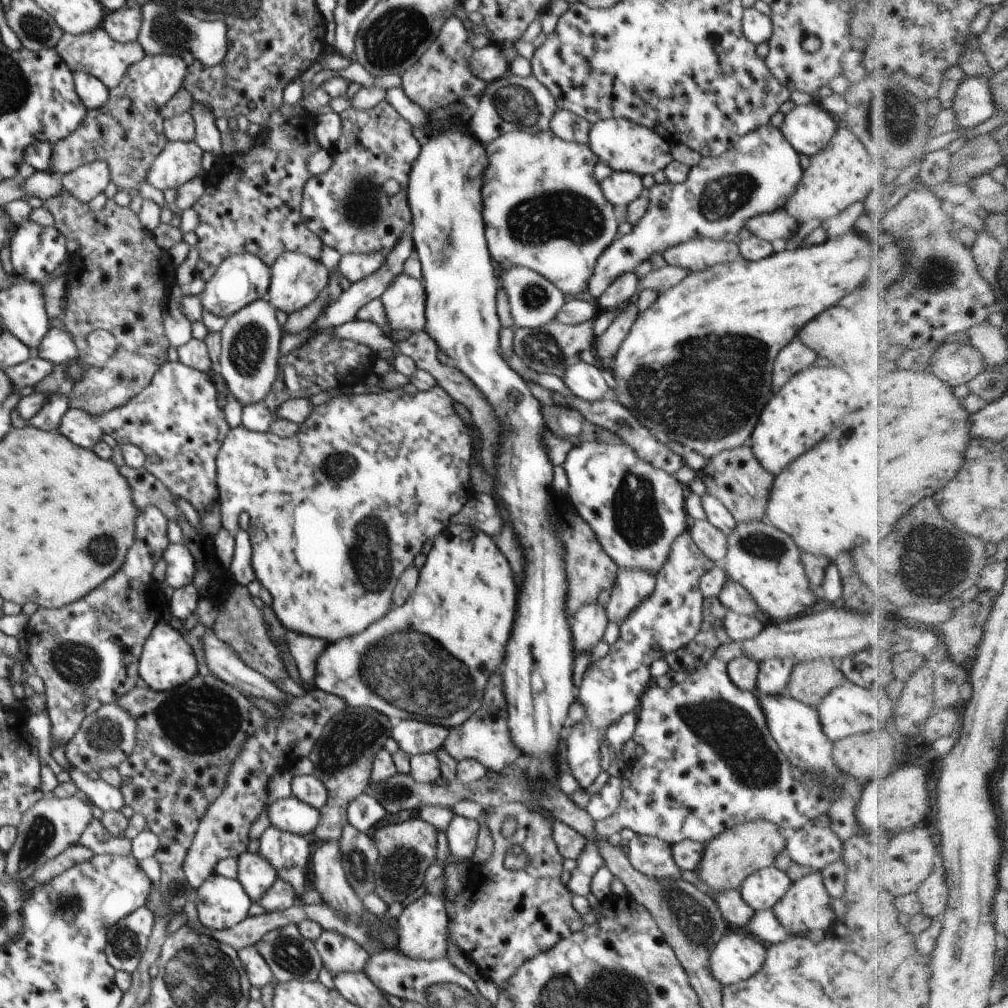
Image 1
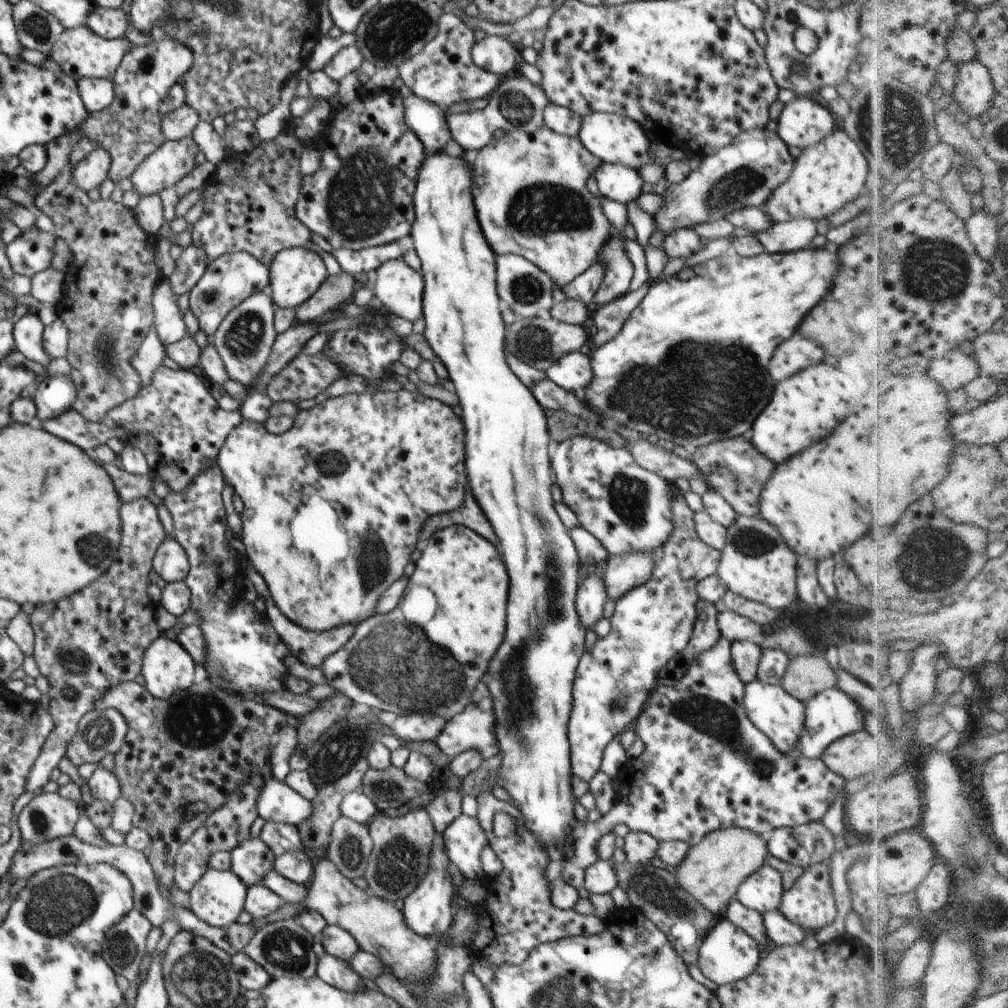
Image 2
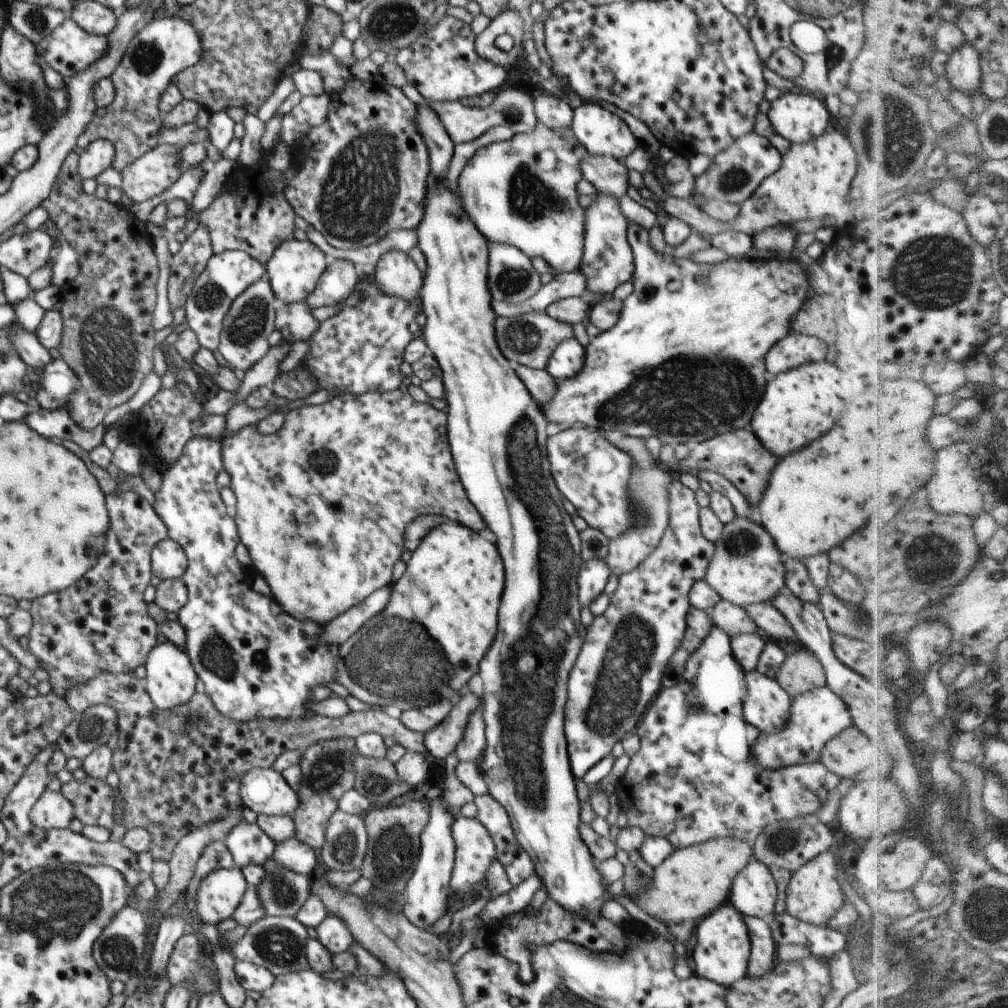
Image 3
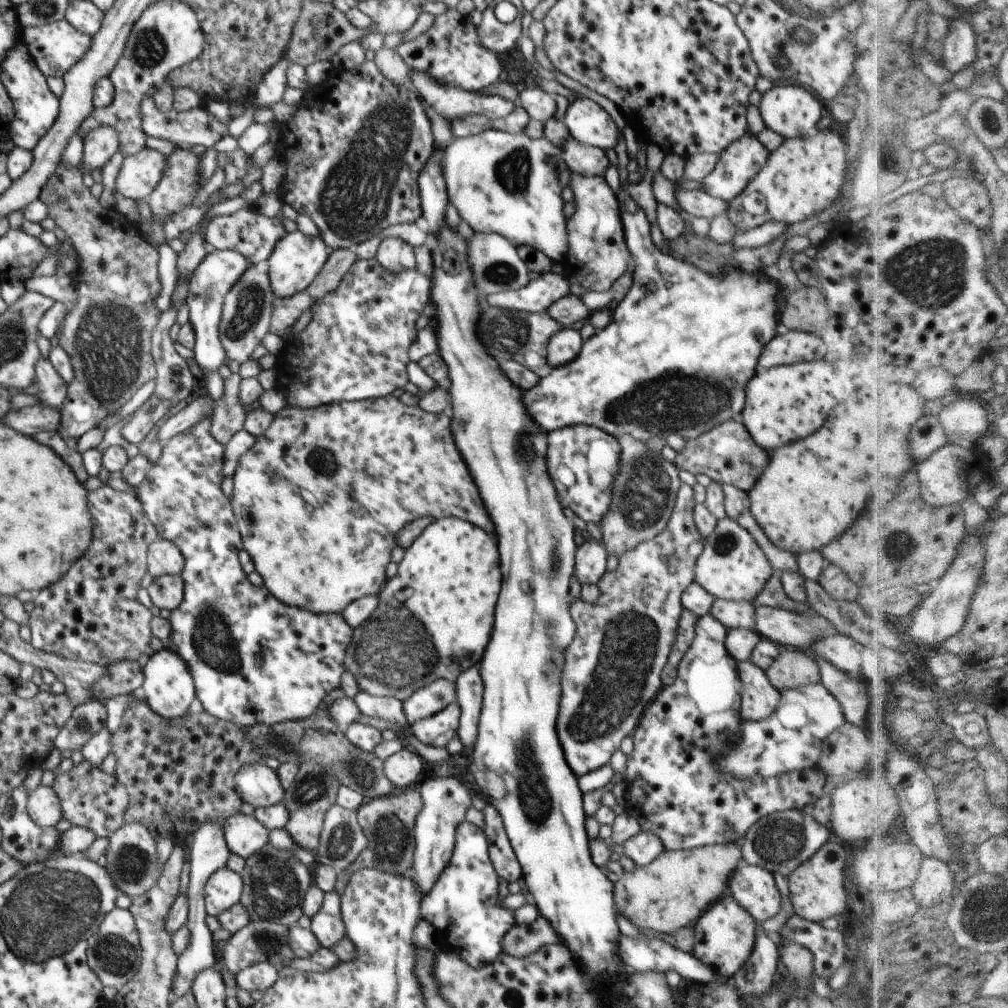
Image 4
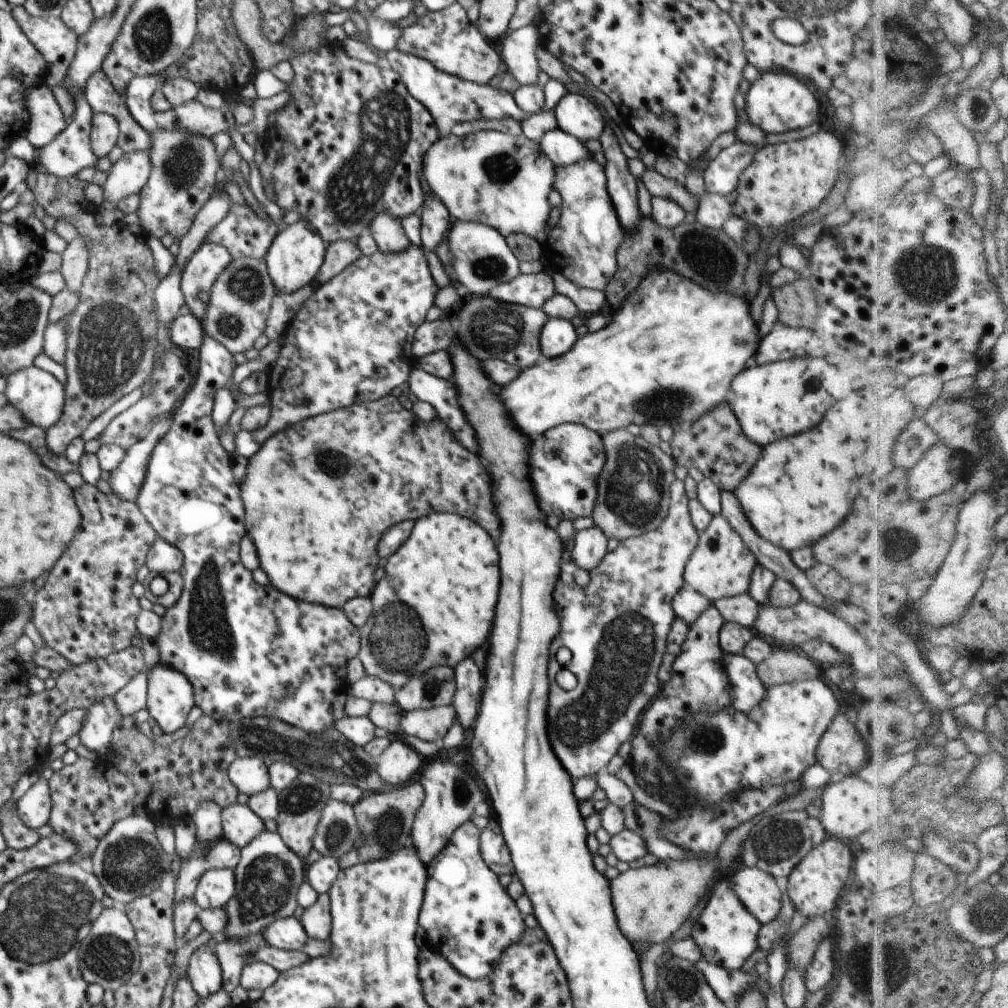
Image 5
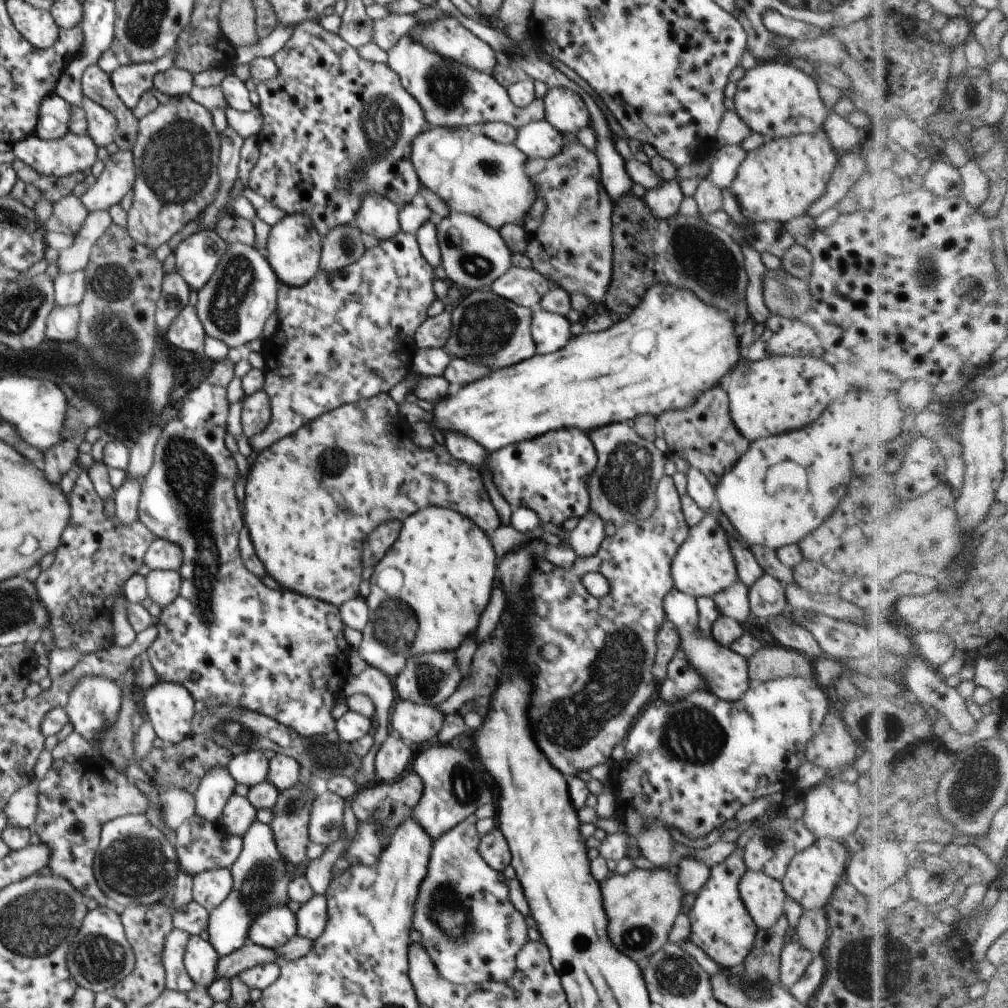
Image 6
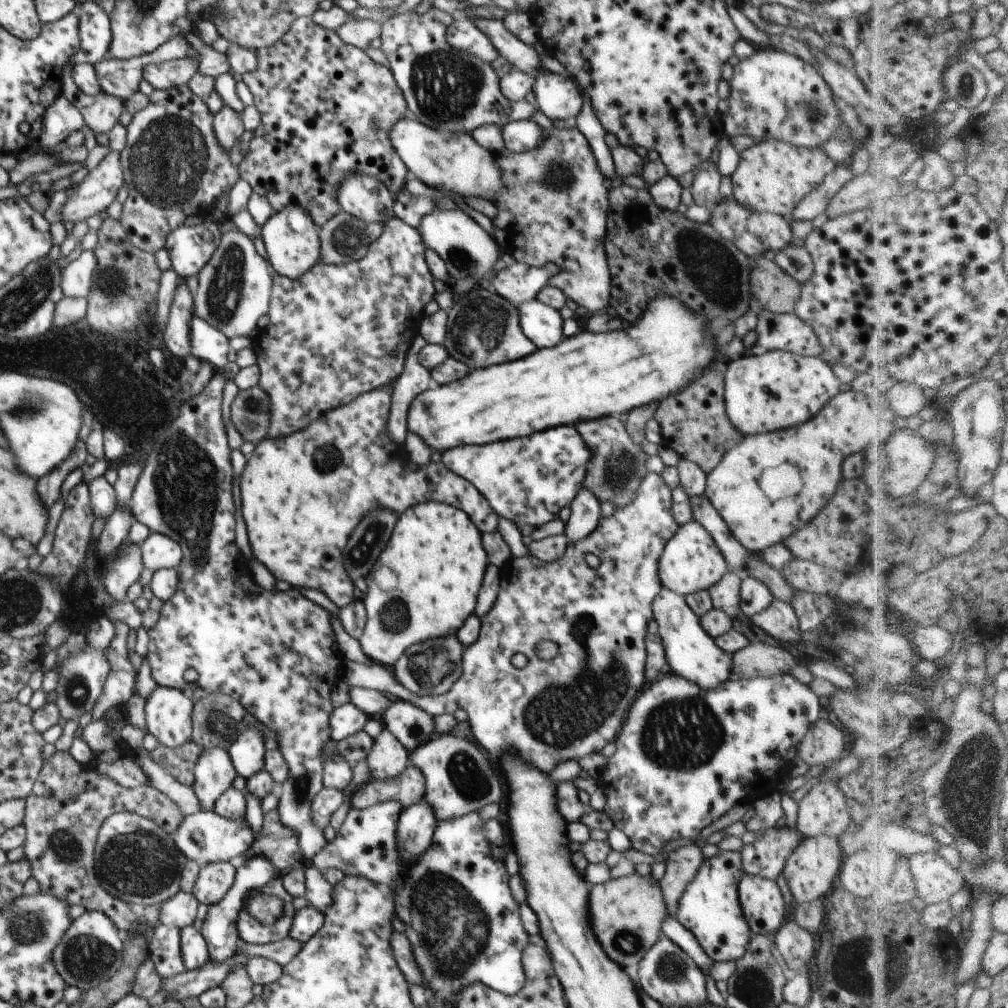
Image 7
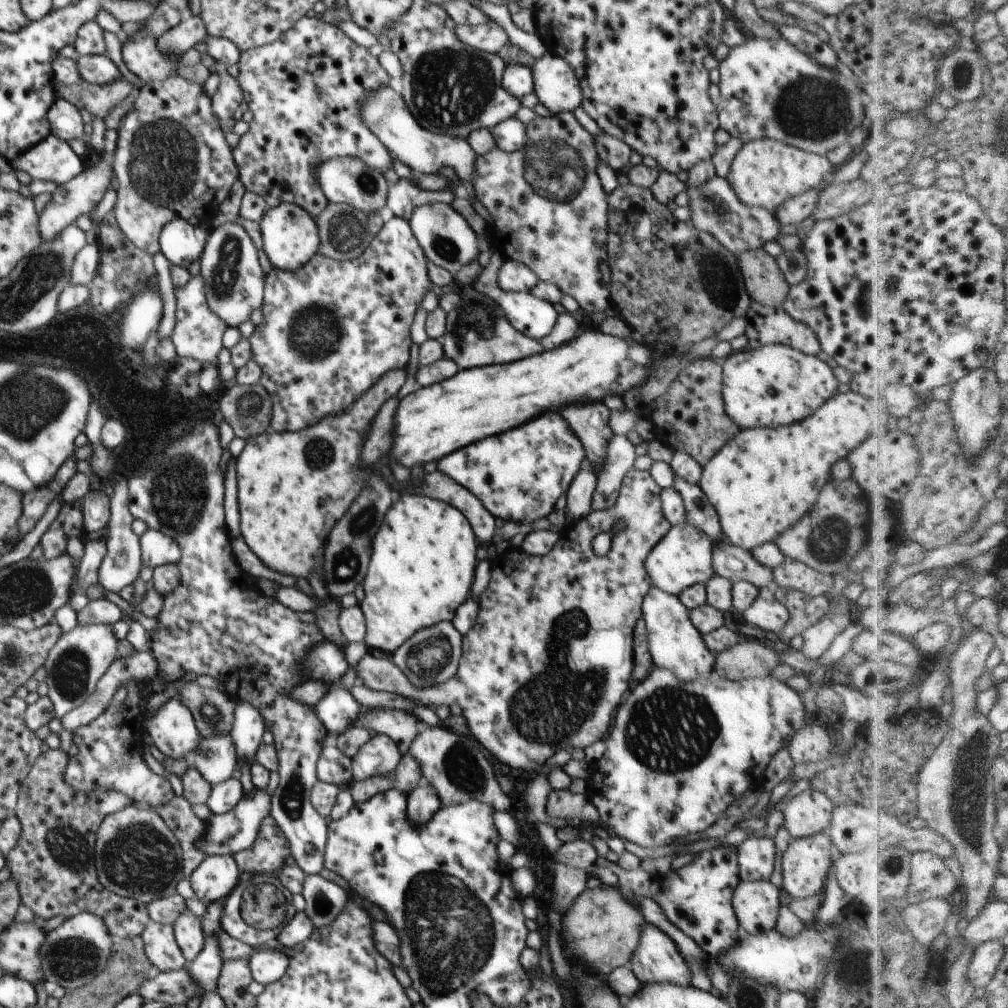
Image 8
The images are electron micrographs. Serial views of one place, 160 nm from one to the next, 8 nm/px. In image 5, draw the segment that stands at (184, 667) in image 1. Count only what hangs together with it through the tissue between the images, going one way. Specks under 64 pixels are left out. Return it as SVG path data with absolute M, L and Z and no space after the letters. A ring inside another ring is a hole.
M160 662L146 673L149 715L164 733L178 730L195 706L193 686L179 670Z

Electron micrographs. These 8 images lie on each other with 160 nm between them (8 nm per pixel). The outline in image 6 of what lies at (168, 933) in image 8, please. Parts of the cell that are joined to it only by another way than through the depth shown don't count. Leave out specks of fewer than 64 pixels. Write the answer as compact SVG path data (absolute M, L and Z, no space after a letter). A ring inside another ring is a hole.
M174 928L164 941L162 964L165 970L165 986L173 991L187 993L196 987L183 963L188 939L191 934L185 930Z

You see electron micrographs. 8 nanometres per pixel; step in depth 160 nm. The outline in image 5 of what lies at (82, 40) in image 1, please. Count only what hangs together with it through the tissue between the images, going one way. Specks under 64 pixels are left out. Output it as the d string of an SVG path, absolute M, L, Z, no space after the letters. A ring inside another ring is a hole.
M23 5L13 7L12 14L28 40L50 65L51 71L44 76L44 84L50 88L62 85L67 68L74 60L79 36L60 17L33 17Z

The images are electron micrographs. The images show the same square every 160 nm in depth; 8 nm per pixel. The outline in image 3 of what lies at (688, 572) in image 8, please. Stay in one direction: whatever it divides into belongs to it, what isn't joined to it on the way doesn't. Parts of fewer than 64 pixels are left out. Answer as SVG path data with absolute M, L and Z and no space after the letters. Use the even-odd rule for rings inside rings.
M736 516L724 525L720 538L714 544L715 553L704 579L722 599L745 608L752 603L773 601L786 588L783 554L772 535L756 518Z

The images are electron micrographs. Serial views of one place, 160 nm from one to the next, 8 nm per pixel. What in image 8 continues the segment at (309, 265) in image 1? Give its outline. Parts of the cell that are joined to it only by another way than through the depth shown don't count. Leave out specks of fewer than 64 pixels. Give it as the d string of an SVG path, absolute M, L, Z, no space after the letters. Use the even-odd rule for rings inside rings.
M280 203L277 207L269 208L259 223L263 249L277 269L298 270L306 265L319 250L321 240L317 222L308 211L297 204Z

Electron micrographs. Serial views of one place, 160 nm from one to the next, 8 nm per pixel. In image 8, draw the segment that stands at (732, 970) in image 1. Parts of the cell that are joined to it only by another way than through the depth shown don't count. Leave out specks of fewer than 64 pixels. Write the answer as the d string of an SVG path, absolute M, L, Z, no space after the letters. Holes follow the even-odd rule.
M722 844L696 854L693 862L661 877L660 891L653 898L668 920L695 940L710 958L718 957L736 945L742 934L733 909L733 894L739 885L737 848Z

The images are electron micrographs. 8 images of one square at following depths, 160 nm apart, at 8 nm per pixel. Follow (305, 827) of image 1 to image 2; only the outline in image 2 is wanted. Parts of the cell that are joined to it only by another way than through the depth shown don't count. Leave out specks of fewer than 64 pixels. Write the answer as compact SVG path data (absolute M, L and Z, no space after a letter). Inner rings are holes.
M268 771L264 776L264 786L256 810L265 821L282 822L298 827L300 822L312 816L312 804L285 784L276 780Z

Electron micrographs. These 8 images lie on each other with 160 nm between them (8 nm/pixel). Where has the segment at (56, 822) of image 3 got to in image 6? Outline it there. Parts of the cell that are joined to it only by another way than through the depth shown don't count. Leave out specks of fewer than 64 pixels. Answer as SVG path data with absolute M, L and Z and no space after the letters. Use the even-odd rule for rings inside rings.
M32 781L19 788L5 804L8 825L28 827L33 824L39 809L38 785Z

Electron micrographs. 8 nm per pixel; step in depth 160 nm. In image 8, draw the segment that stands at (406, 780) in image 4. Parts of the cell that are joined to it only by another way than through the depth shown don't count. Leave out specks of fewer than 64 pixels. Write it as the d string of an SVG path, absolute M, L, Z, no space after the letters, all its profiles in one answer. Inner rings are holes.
M388 735L374 736L351 758L353 781L392 773L401 756L396 743Z

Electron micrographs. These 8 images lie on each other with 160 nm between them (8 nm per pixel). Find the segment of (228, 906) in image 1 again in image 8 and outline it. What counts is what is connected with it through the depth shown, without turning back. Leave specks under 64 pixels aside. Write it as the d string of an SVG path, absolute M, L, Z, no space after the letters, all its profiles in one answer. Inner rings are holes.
M206 855L189 881L198 900L210 905L227 897L241 878L239 866L232 855Z

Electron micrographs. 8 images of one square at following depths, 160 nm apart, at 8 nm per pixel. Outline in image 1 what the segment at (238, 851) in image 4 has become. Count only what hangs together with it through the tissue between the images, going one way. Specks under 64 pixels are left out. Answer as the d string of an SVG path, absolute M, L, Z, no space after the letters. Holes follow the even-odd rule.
M259 851L256 853L242 852L237 862L237 880L250 900L256 903L278 879L277 872Z

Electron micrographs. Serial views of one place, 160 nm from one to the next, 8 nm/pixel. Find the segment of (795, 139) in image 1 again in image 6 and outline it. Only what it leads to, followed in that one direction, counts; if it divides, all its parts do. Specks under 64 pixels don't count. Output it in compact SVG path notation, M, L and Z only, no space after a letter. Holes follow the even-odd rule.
M761 61L759 62L753 69L745 72L744 77L737 82L737 93L734 96L735 102L735 113L748 125L748 128L754 133L761 134L763 137L767 138L767 140L777 139L777 138L786 138L794 135L799 135L802 133L806 134L814 134L818 132L818 130L822 130L822 126L826 117L829 115L830 110L826 108L822 99L818 95L818 87L816 85L816 81L812 79L810 76L806 75L804 72L800 71L797 67L791 65L790 62L786 61Z

